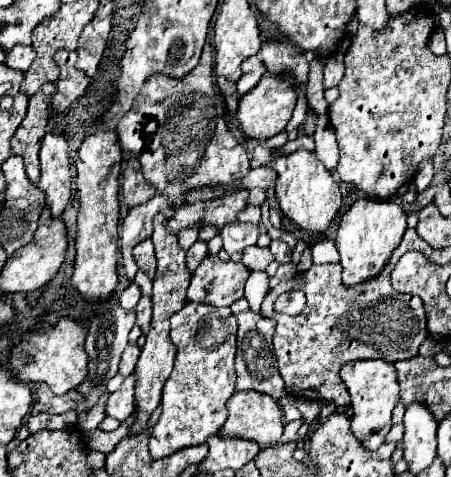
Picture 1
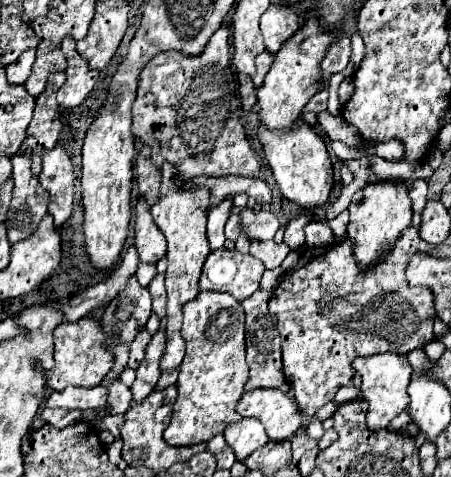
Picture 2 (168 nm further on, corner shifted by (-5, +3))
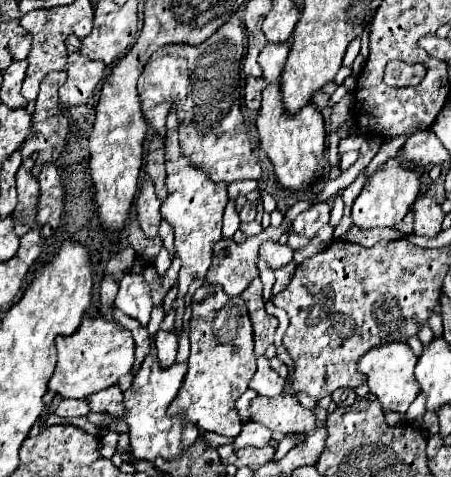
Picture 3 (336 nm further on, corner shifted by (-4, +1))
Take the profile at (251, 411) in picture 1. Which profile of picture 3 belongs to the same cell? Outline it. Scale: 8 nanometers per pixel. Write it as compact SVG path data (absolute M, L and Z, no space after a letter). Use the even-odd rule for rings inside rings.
M284 394L278 398L256 396L250 402L250 418L264 424L272 432L310 432L316 426L316 416L304 408L296 396Z

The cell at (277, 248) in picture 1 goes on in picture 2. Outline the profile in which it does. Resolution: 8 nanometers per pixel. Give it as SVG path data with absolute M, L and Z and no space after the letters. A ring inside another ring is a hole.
M299 214L299 216L295 216L293 220L289 220L289 224L287 224L287 228L285 228L285 238L283 238L283 242L287 242L287 246L289 246L291 250L297 250L299 246L305 244L305 232L303 232L303 228L305 228L309 222L313 222L313 216L311 216L311 214Z

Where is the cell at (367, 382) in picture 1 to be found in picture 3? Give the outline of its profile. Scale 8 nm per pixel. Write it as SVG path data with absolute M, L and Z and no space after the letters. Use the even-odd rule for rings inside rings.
M390 342L390 344L384 344L384 346L372 348L358 362L358 370L368 376L366 384L370 388L370 394L374 394L380 400L384 410L392 410L392 412L404 414L408 410L408 406L414 402L414 398L418 396L418 382L414 382L416 360L418 358L410 350L410 346L398 344L398 342Z

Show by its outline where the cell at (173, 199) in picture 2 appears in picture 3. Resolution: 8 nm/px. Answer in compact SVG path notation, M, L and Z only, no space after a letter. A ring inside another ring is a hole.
M176 110L168 114L166 120L166 188L168 198L160 206L162 218L174 228L174 248L182 260L178 274L178 296L176 296L176 334L182 332L182 316L186 310L186 294L194 280L204 280L206 270L212 262L212 248L222 238L222 214L228 204L226 184L212 182L202 170L194 168L190 160L180 154L178 148L178 118Z

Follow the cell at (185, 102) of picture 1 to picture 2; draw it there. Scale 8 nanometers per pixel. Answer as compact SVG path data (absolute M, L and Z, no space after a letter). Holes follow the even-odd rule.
M221 26L211 40L207 42L205 50L197 56L185 56L179 50L167 50L167 52L159 52L151 58L151 62L147 62L147 66L143 68L141 76L139 76L139 88L137 88L137 98L133 102L133 134L137 138L141 138L147 146L151 146L153 154L151 160L153 164L161 166L163 162L171 162L173 166L177 166L181 178L195 178L195 176L229 176L229 174L239 174L239 176L259 176L259 162L257 156L253 154L247 136L245 136L245 128L239 122L239 92L237 92L237 72L231 66L231 34L227 26Z

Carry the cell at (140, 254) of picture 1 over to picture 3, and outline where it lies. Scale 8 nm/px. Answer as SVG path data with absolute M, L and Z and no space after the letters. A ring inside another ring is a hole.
M144 180L140 194L136 198L136 214L138 214L138 222L140 228L144 230L146 238L156 238L158 236L158 228L160 228L160 214L158 214L158 198L154 194L154 184L150 180Z

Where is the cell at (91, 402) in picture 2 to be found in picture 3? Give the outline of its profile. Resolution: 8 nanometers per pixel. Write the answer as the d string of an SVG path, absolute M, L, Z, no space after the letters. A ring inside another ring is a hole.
M118 386L104 388L86 398L92 412L108 412L114 416L122 416L122 390Z

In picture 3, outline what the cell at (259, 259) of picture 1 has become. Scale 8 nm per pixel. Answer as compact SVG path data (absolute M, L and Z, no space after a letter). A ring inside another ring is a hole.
M262 242L260 246L260 258L264 258L272 270L278 270L290 264L292 256L294 252L288 246L282 246L278 242Z

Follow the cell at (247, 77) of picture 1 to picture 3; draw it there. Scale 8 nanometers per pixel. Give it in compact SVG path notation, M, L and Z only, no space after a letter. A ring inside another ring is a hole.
M286 42L284 46L270 46L270 44L266 44L266 48L260 52L258 64L262 66L262 72L264 72L262 78L264 78L266 84L270 84L270 82L280 78L282 66L286 62L288 48L290 48L290 42Z

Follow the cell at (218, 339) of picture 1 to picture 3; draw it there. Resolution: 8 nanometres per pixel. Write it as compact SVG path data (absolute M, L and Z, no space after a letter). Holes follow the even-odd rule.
M202 286L192 296L192 318L190 318L190 358L188 372L184 376L182 388L174 402L168 406L168 416L182 416L198 430L216 432L234 438L238 434L242 420L236 410L238 396L248 388L254 370L254 342L252 342L252 322L248 318L246 304L242 298L230 298L220 286Z

